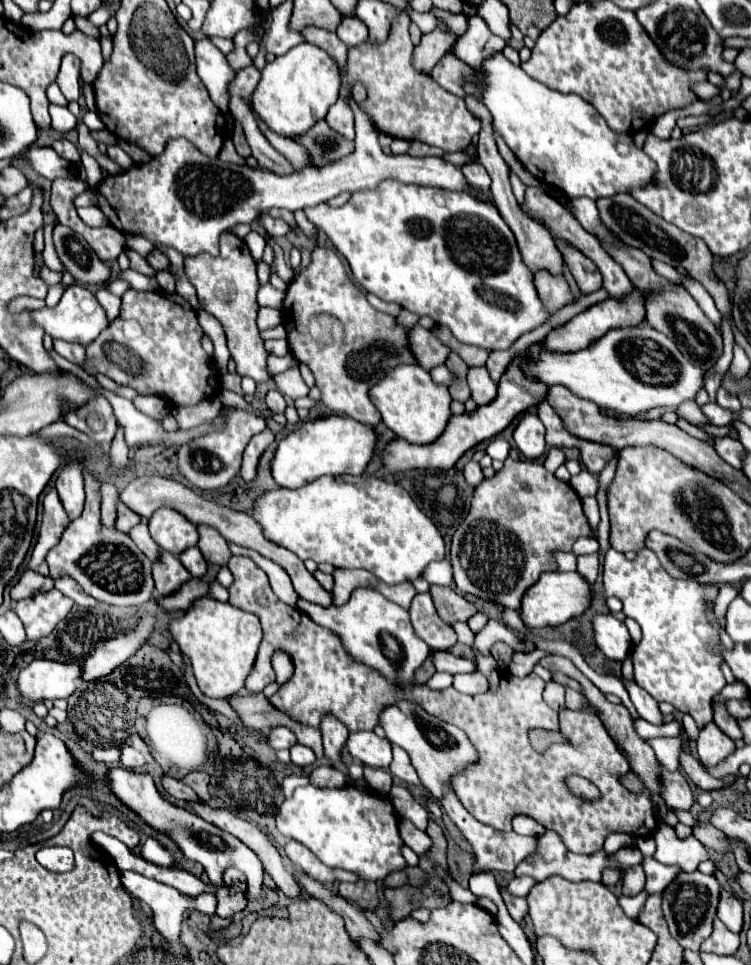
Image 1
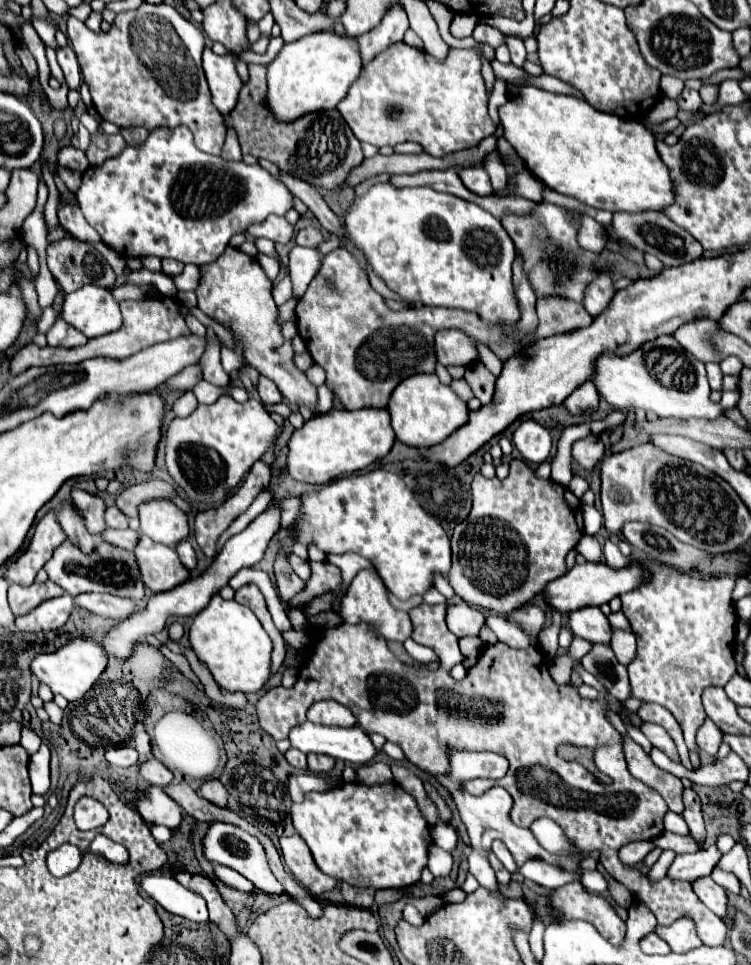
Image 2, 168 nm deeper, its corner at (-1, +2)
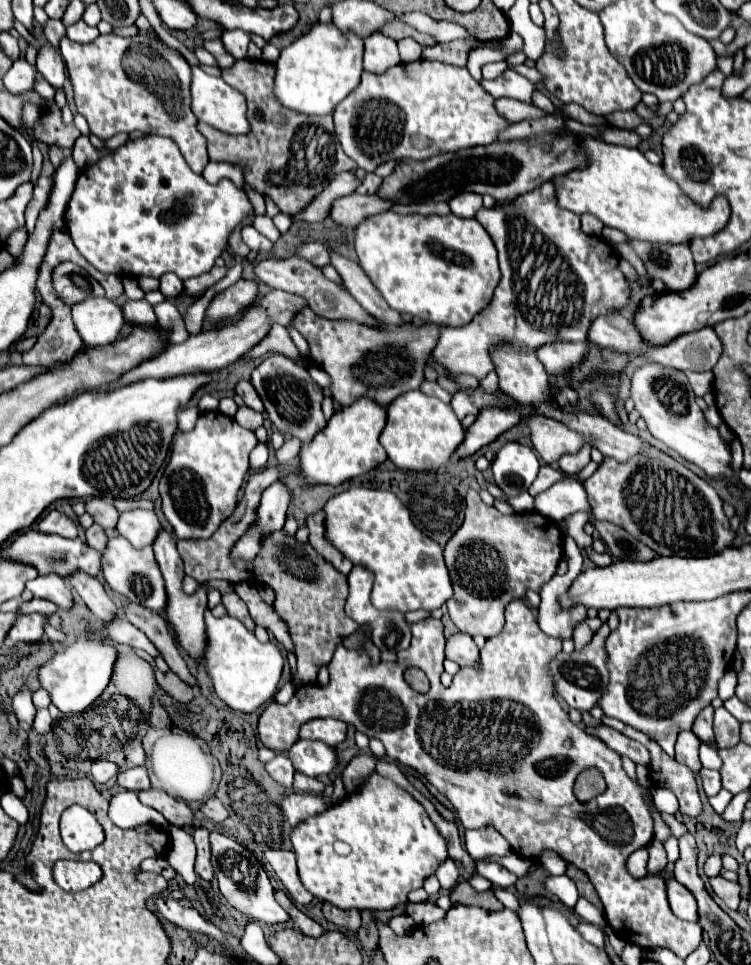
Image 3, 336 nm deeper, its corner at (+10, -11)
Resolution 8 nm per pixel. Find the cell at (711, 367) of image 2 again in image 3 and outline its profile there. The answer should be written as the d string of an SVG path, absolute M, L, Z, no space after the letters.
M686 372L696 396L704 396L708 392L712 392L712 384L714 384L714 374L712 372Z

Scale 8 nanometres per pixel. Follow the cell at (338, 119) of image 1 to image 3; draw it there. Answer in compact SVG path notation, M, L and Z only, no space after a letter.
M416 60L410 64L398 64L384 74L362 72L360 86L350 92L342 104L334 110L336 136L344 152L364 170L374 172L376 166L388 160L428 160L438 152L456 152L462 148L492 144L502 128L508 124L496 114L494 98L476 82L466 68L454 68L452 64Z

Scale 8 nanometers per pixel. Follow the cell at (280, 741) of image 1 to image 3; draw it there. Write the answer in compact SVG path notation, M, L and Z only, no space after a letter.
M298 740L288 750L294 768L306 776L332 774L338 768L336 750L320 740Z

